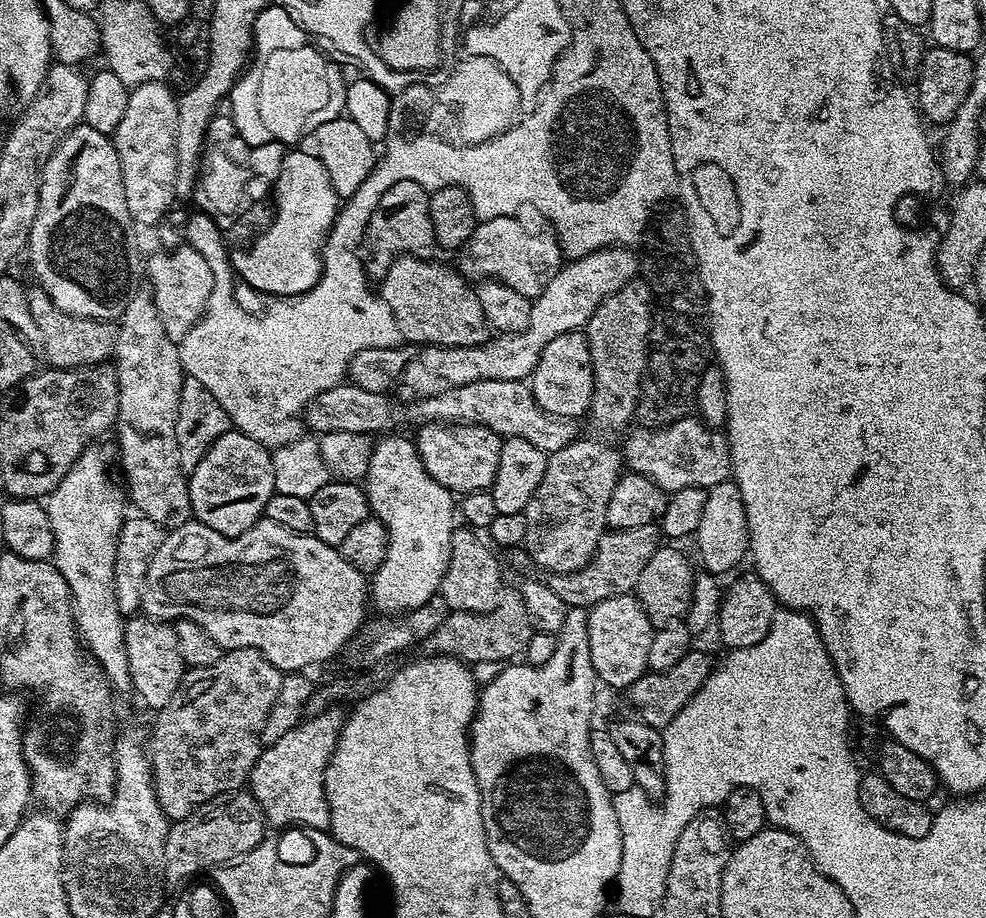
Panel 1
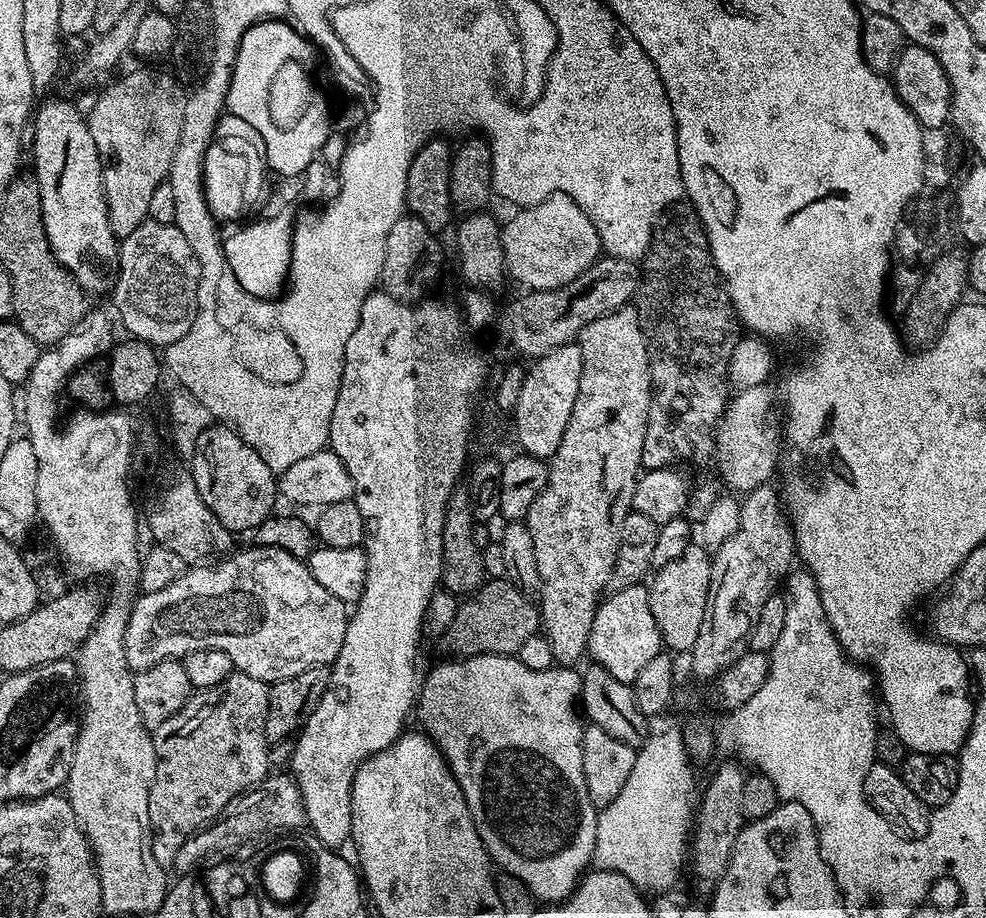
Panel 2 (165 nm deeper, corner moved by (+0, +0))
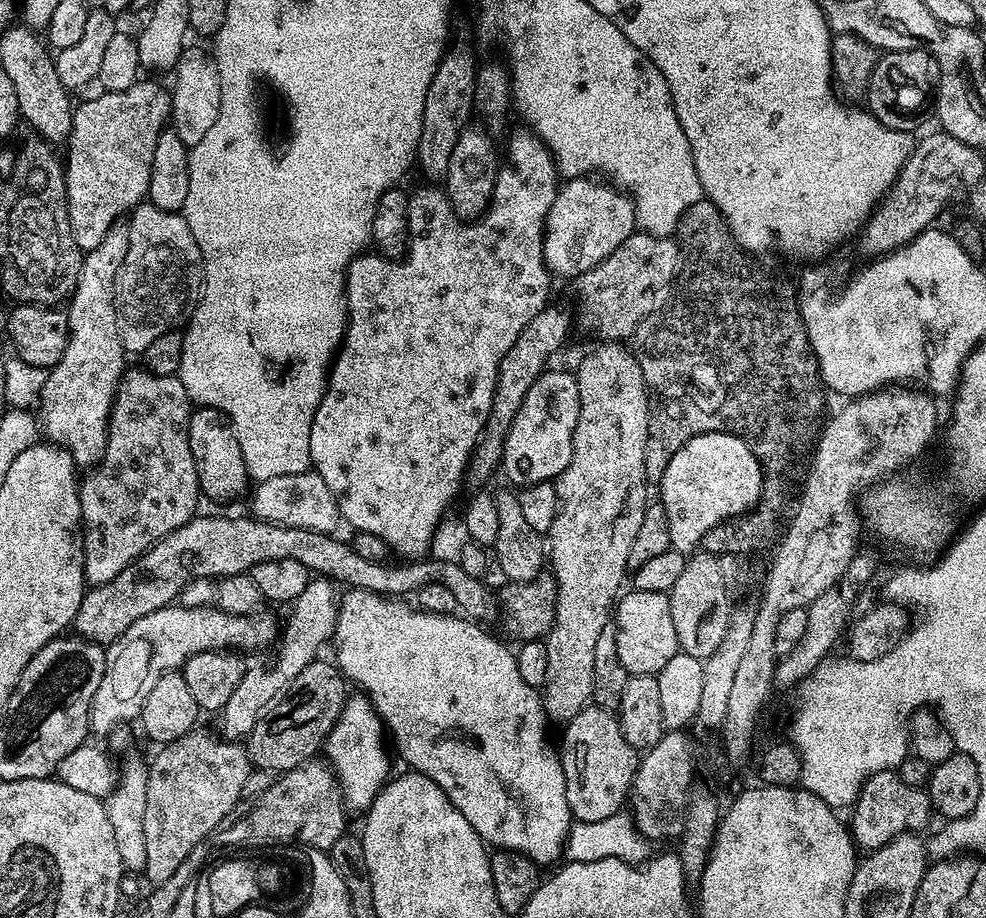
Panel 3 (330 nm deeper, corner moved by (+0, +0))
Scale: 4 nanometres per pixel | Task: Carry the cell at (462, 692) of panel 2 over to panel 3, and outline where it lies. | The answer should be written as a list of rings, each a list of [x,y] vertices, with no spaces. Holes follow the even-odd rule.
[[[348,588],[339,597],[336,610],[336,631],[334,633],[334,645],[336,644],[336,657],[334,663],[340,670],[340,675],[344,677],[349,685],[357,684],[359,691],[368,697],[368,701],[376,707],[376,713],[384,721],[387,735],[396,743],[396,748],[400,751],[402,759],[408,763],[407,767],[414,772],[421,772],[426,778],[443,790],[446,798],[454,802],[454,806],[474,826],[474,830],[480,835],[485,845],[496,850],[507,850],[510,852],[521,852],[531,858],[536,864],[547,866],[555,865],[556,859],[562,856],[566,848],[568,839],[568,829],[572,827],[574,821],[570,802],[566,800],[566,778],[560,765],[560,753],[547,740],[548,727],[550,721],[544,711],[544,701],[541,693],[535,688],[526,686],[522,682],[522,674],[518,674],[518,666],[513,649],[507,648],[500,640],[495,640],[488,632],[483,632],[479,623],[459,615],[439,616],[433,612],[415,610],[400,598],[391,596],[379,596],[376,592],[368,592],[364,588]]]

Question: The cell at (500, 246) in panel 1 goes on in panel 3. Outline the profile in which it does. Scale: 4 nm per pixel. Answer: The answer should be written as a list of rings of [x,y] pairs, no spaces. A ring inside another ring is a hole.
[[[578,176],[565,179],[557,187],[556,197],[550,206],[550,214],[544,223],[544,261],[549,273],[553,277],[581,276],[606,258],[610,258],[610,254],[614,254],[614,250],[618,250],[618,246],[622,246],[622,242],[626,242],[626,238],[630,238],[637,228],[636,208],[632,205],[632,197],[621,189],[600,178]]]

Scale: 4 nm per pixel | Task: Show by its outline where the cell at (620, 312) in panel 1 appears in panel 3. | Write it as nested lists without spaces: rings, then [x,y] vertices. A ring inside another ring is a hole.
[[[604,342],[599,346],[601,348],[594,349],[589,356],[587,353],[581,359],[579,368],[575,369],[574,372],[576,385],[578,386],[578,402],[580,403],[578,426],[574,426],[570,462],[566,466],[566,470],[555,481],[556,496],[560,499],[560,510],[556,513],[552,528],[546,533],[546,556],[550,561],[552,576],[556,579],[556,613],[554,614],[554,626],[546,637],[546,682],[542,689],[542,699],[544,701],[544,711],[549,721],[552,722],[556,722],[556,720],[560,720],[559,722],[573,720],[583,708],[589,707],[590,701],[593,699],[594,649],[602,630],[613,619],[614,605],[625,587],[623,584],[626,584],[626,573],[629,571],[630,546],[634,546],[634,537],[638,534],[638,526],[642,526],[642,514],[650,500],[650,497],[648,497],[649,485],[644,479],[644,451],[648,441],[648,389],[644,387],[644,375],[635,355],[623,343]]]

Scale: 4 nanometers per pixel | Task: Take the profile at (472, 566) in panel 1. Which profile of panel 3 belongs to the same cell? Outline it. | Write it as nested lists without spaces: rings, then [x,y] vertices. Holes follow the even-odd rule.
[[[549,303],[518,334],[518,342],[506,352],[506,358],[502,358],[498,378],[496,379],[496,393],[494,402],[490,406],[490,414],[486,418],[484,428],[480,432],[480,441],[476,443],[476,449],[472,451],[472,458],[468,461],[466,480],[470,485],[484,486],[488,479],[501,467],[504,459],[504,443],[508,437],[508,431],[512,425],[512,419],[518,414],[522,406],[522,398],[526,398],[526,390],[534,386],[534,382],[546,371],[546,366],[552,364],[554,353],[565,347],[564,339],[568,331],[574,328],[574,316],[560,304]]]

